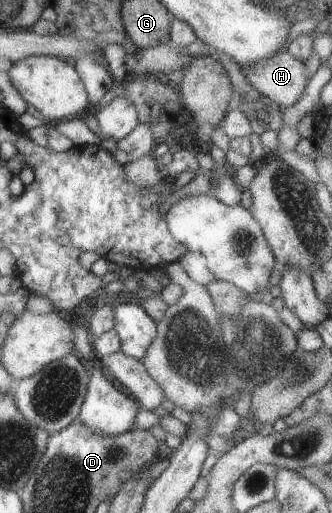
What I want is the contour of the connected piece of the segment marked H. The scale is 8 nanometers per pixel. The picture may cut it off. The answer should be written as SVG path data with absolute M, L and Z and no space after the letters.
M286 51L261 59L259 63L253 63L253 67L240 69L256 95L282 108L297 103L308 82L305 63Z

